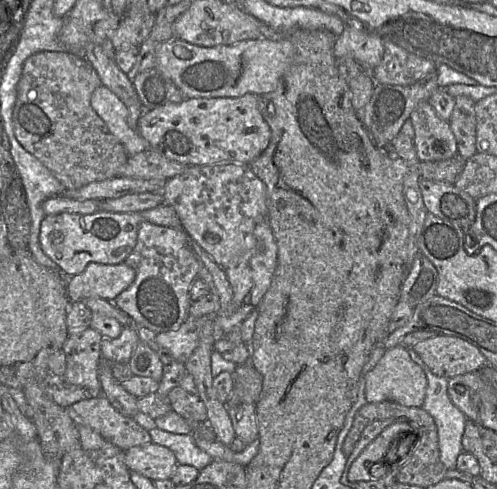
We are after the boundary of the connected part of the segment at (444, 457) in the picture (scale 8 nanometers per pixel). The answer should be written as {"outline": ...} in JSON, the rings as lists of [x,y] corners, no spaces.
{"outline":[[[408,348],[411,359],[425,372],[427,377],[427,391],[423,405],[421,406],[433,418],[438,430],[440,459],[447,470],[456,468],[456,461],[463,451],[462,437],[466,425],[465,414],[457,408],[448,395],[448,379],[435,375],[413,348]]]}

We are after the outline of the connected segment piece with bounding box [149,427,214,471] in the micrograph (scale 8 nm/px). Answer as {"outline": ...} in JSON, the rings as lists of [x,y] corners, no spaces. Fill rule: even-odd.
{"outline":[[[158,427],[149,430],[149,434],[153,443],[169,448],[179,464],[191,465],[200,471],[214,460],[196,445],[192,434],[175,434]]]}

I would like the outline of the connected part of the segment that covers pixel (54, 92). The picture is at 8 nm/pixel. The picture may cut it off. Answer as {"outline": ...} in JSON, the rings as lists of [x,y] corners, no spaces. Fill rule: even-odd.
{"outline":[[[42,51],[23,65],[12,116],[15,137],[67,190],[116,177],[129,157],[91,106],[91,95],[101,85],[97,71],[80,54]]]}

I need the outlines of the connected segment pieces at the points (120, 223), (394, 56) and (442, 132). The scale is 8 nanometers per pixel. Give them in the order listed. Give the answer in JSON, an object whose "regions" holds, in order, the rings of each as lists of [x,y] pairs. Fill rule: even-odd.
{"regions":[[[[96,211],[91,214],[60,213],[47,215],[40,225],[39,241],[43,252],[55,262],[65,276],[84,271],[89,263],[122,264],[137,242],[138,228],[143,220],[139,213]]],[[[383,38],[384,55],[370,74],[376,83],[409,86],[435,71],[436,64]]],[[[428,101],[420,102],[409,116],[414,129],[417,157],[423,161],[447,160],[458,154],[455,136]]]]}

